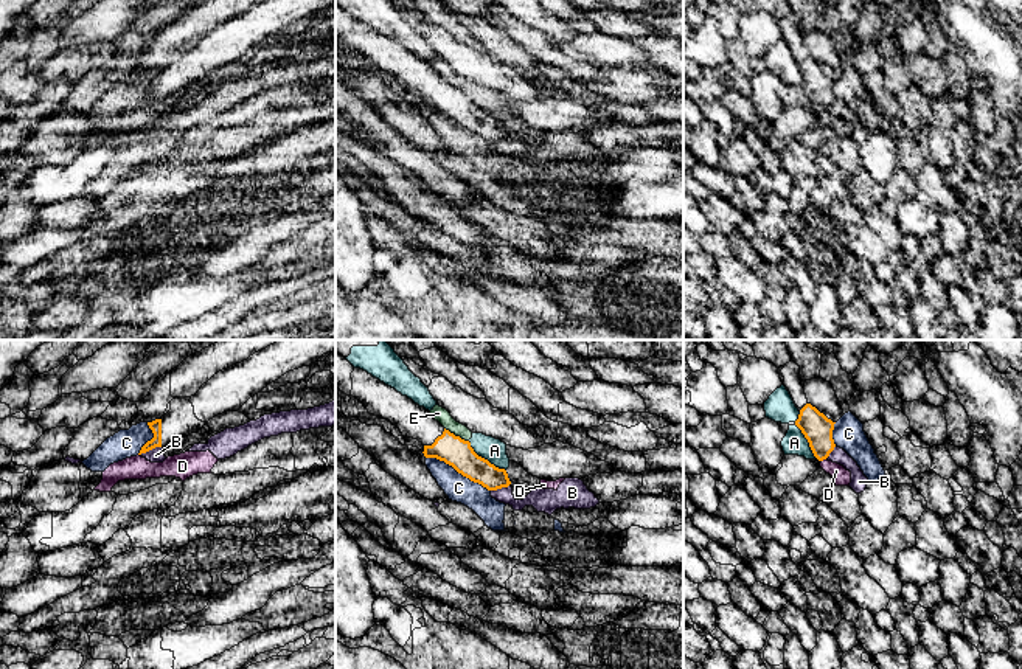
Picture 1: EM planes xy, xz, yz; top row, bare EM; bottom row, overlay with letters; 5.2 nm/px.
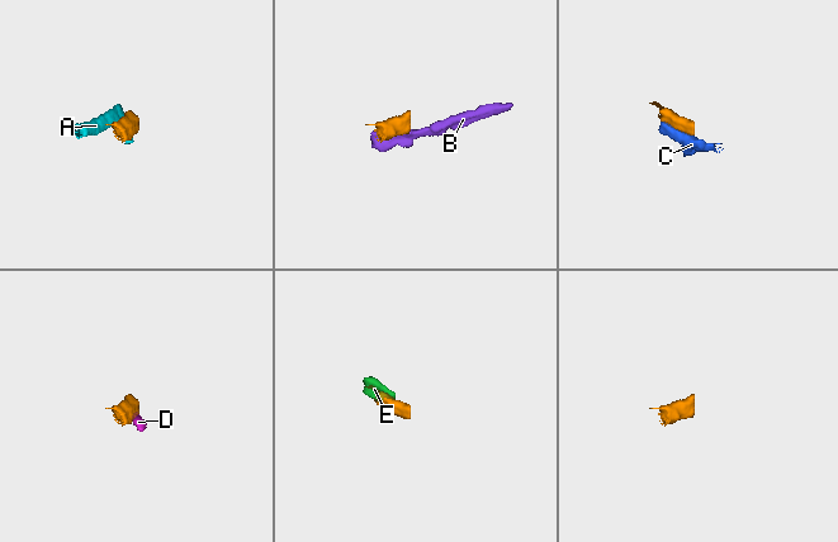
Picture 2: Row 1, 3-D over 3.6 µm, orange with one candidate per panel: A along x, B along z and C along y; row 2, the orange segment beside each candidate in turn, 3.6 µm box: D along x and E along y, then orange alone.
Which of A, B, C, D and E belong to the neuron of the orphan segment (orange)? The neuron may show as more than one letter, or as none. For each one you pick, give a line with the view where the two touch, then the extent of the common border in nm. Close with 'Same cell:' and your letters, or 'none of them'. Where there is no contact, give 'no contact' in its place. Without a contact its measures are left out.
Same cell: none of them

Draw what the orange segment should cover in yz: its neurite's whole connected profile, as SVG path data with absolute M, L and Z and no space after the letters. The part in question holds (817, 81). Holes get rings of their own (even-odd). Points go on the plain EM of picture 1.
M806 56L795 73L795 78L801 82L809 95L814 109L823 113L834 102L836 96L833 92L834 76L823 65L820 65L811 56Z

